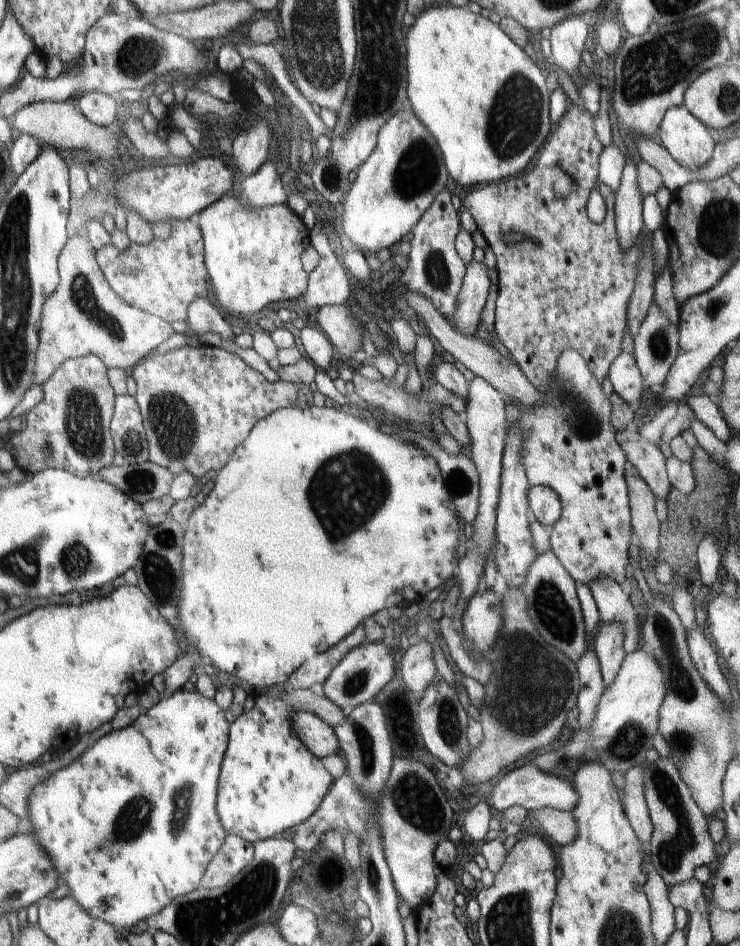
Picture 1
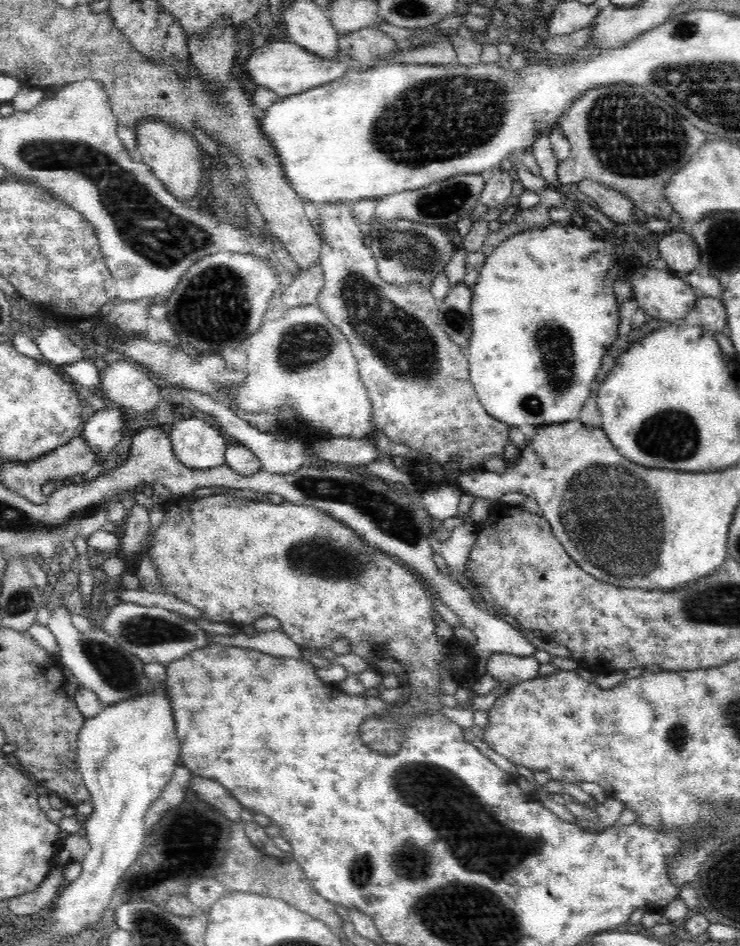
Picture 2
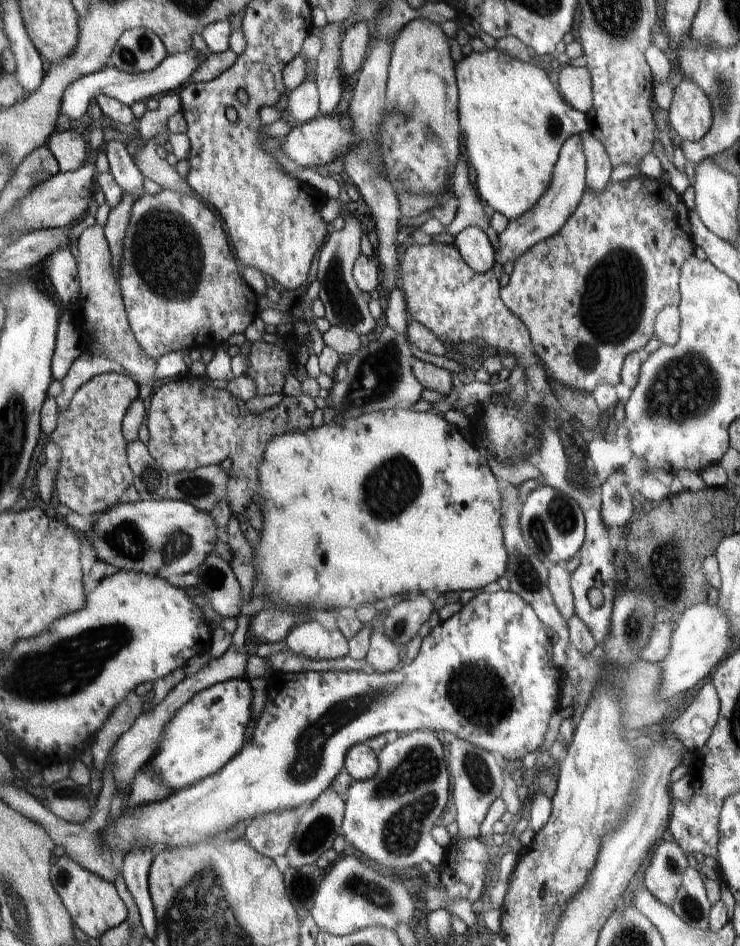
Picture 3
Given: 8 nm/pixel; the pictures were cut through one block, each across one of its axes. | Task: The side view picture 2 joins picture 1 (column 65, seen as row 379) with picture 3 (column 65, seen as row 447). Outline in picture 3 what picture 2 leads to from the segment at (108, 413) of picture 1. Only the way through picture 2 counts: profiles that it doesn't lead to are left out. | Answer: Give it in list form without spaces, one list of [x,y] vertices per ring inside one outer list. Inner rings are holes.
[[[118,373],[99,374],[78,388],[64,412],[58,411],[57,427],[52,434],[49,434],[50,440],[54,444],[58,444],[60,452],[62,452],[60,468],[58,468],[56,484],[54,484],[59,498],[57,502],[68,506],[70,510],[85,518],[100,512],[106,512],[108,508],[112,508],[112,506],[121,502],[124,491],[133,484],[133,472],[126,458],[127,442],[122,432],[122,421],[126,412],[128,412],[128,408],[130,408],[130,404],[137,397],[138,385],[132,377]],[[77,477],[84,479],[85,485],[83,488],[77,486],[75,480]]]

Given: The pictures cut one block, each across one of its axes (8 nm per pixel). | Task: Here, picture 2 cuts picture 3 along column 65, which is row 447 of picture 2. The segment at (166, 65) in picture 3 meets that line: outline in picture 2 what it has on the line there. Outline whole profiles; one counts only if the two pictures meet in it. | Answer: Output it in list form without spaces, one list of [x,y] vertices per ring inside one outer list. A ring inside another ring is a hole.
[[[112,407],[93,411],[84,424],[81,436],[96,455],[93,468],[83,474],[86,483],[92,482],[102,474],[102,465],[110,456],[110,452],[122,442],[122,431],[126,425],[126,412],[122,408]]]

